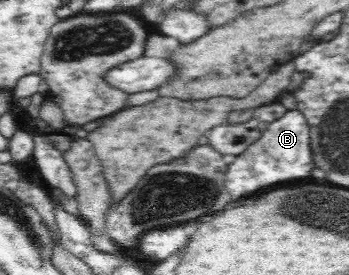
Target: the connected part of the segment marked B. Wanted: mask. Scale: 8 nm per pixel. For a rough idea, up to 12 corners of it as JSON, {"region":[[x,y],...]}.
{"region":[[274,119],[229,158],[232,198],[311,175],[307,120]]}

